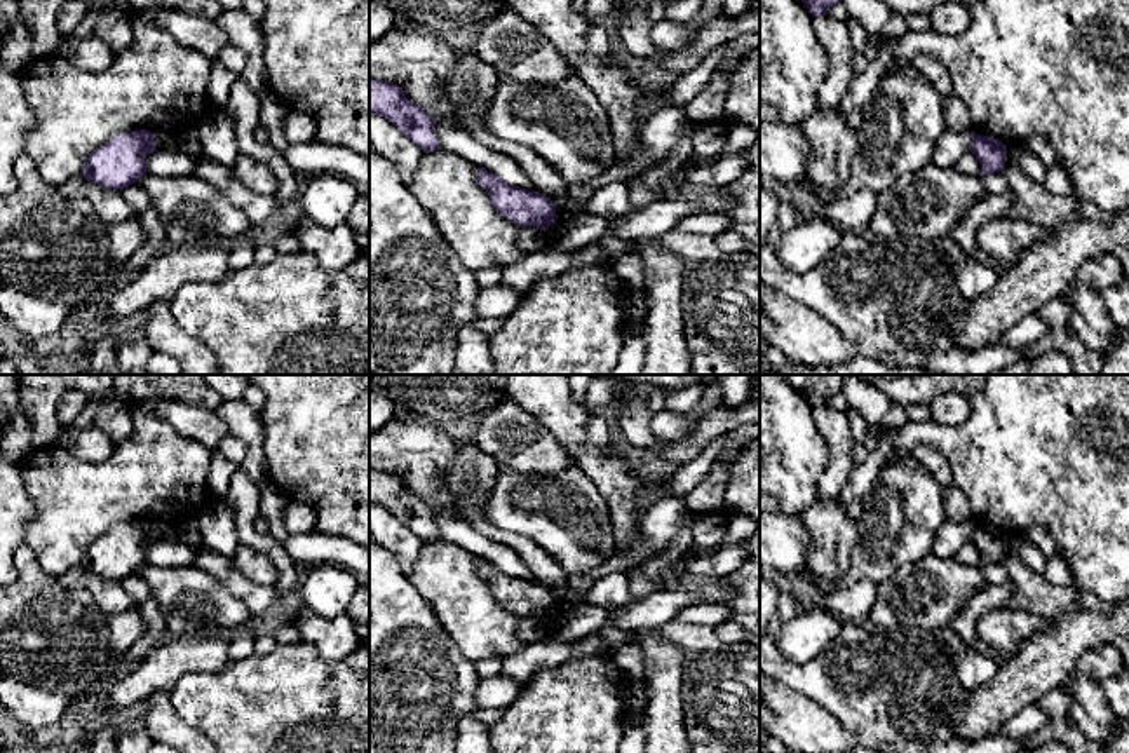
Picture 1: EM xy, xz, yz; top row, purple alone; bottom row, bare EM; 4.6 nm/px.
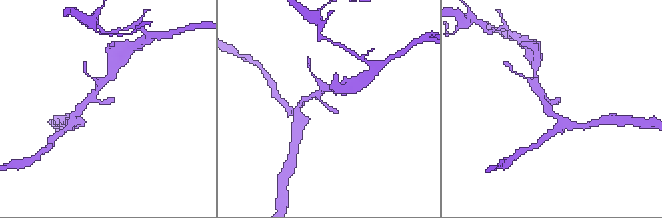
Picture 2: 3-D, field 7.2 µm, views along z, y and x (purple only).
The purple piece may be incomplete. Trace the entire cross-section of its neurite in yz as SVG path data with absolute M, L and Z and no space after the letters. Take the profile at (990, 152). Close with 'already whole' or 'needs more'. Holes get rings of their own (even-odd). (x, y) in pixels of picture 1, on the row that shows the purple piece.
M972 132L970 152L981 164L981 176L1000 173L1005 166L1005 145L995 138Z; already whole

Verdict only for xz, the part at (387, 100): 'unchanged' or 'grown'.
unchanged

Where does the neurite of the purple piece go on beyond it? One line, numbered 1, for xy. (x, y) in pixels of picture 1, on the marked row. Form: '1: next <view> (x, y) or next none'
1: next none

